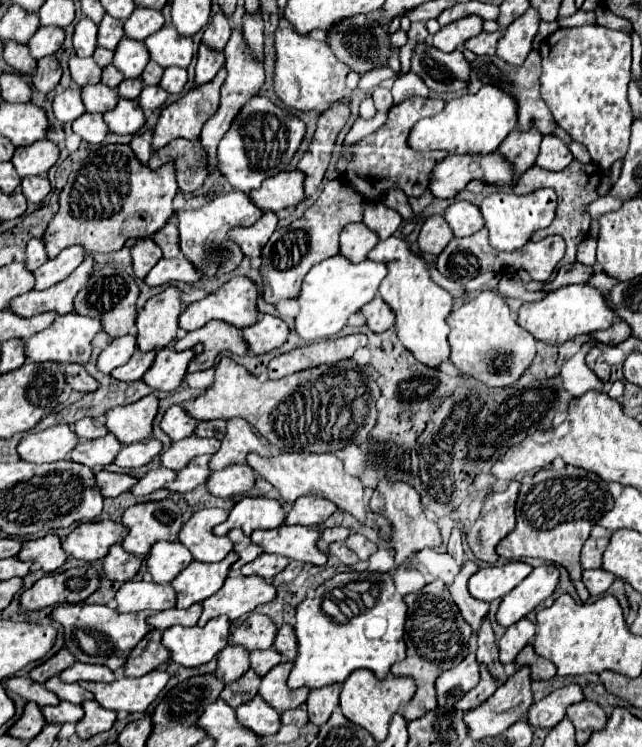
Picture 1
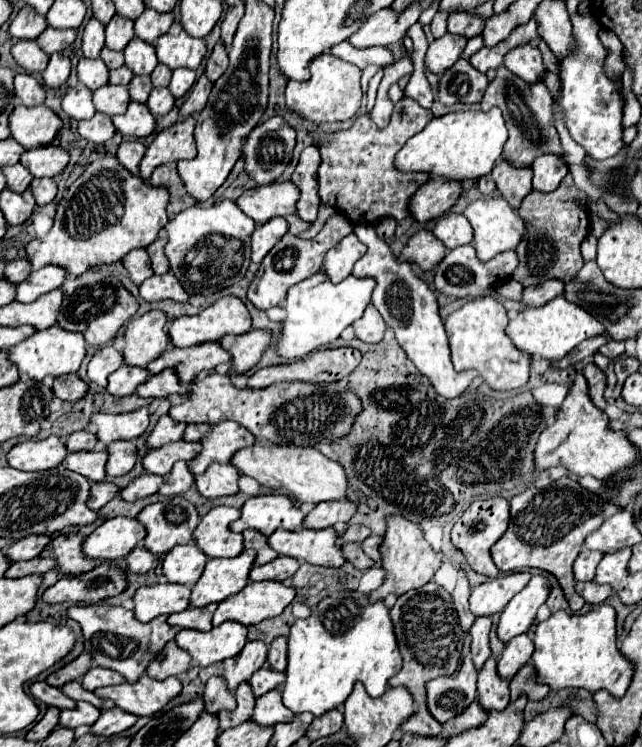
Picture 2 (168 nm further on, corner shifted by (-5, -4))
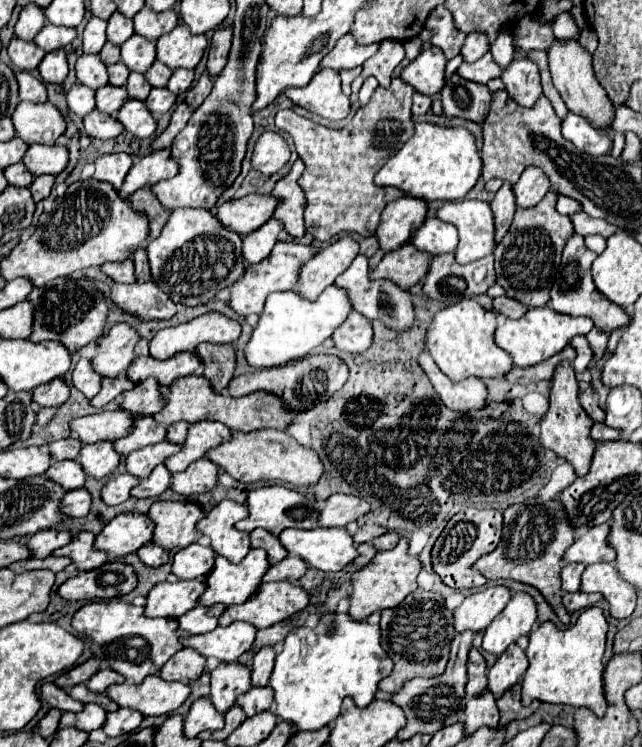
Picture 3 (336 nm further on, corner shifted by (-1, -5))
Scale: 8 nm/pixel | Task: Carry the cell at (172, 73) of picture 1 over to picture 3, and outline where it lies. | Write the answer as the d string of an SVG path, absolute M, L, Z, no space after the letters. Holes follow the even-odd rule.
M175 70L173 76L171 76L171 80L169 80L169 84L167 84L167 88L175 96L179 96L179 94L183 94L183 92L187 92L191 88L193 78L195 78L193 70Z

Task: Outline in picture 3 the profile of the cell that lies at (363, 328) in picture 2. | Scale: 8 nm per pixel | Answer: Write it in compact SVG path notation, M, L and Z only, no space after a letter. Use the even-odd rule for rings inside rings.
M351 312L349 318L333 334L335 346L345 352L363 352L373 344L373 326L361 312Z

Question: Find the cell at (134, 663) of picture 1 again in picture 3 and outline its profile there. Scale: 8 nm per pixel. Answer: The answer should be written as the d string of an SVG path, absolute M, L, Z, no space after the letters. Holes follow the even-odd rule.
M183 648L167 664L159 670L159 676L163 680L177 680L177 682L189 682L201 676L205 670L205 658L195 652L193 648Z

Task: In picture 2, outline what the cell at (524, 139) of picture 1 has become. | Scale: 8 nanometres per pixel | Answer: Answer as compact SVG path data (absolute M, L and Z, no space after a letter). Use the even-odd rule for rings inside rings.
M497 163L491 171L501 197L513 207L519 209L523 197L531 191L531 167L507 167L507 163Z

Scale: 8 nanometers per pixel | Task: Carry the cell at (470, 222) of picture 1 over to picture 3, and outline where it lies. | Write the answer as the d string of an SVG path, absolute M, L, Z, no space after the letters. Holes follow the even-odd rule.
M429 218L423 222L423 226L417 230L417 234L411 238L411 242L431 256L453 252L459 244L459 232L453 224L447 224L439 218Z

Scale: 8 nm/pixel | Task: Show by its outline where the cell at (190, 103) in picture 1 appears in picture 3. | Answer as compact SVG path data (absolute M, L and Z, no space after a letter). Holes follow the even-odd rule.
M171 148L153 150L153 152L145 154L137 164L133 164L133 168L129 170L119 194L131 196L135 190L139 190L147 184L153 186L159 180L175 176L177 172L179 172L179 166L175 164L175 160L171 156Z

